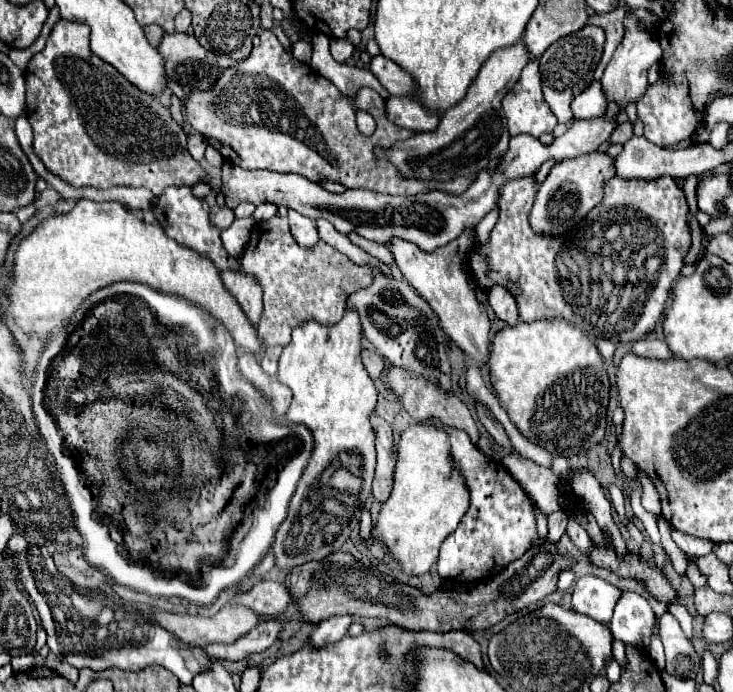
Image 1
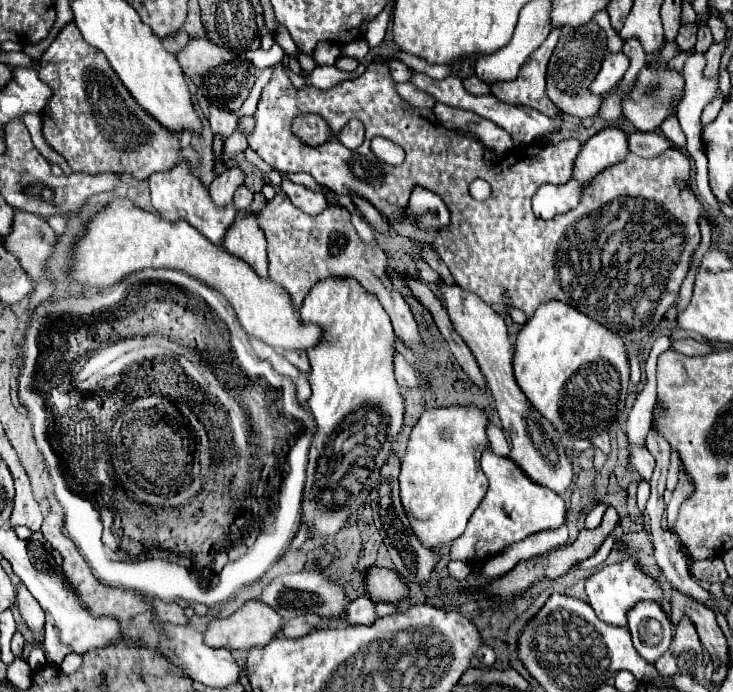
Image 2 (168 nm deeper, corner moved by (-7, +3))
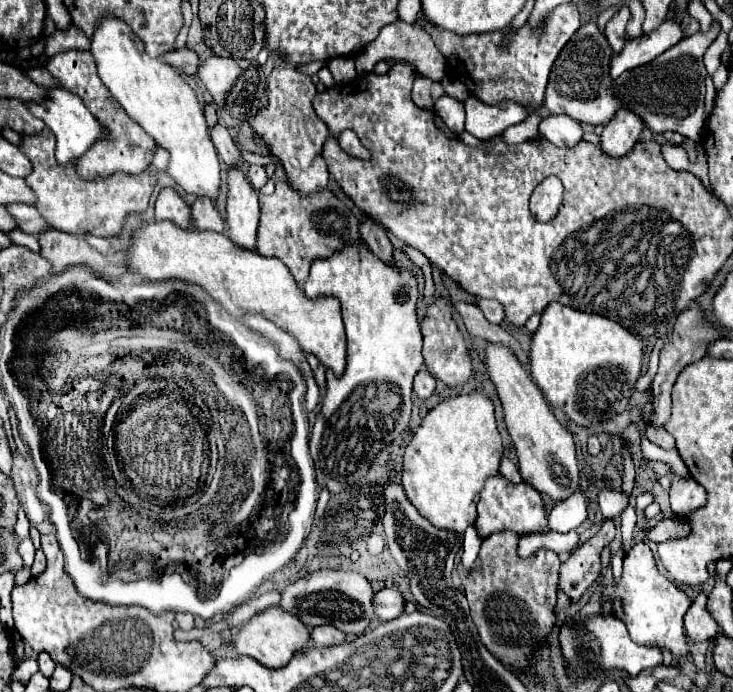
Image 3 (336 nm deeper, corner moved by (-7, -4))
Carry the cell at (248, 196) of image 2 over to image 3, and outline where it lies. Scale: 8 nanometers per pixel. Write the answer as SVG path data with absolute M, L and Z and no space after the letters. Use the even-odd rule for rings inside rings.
M251 165L249 171L247 171L247 179L251 183L251 187L259 193L261 187L267 183L267 175L265 175L265 167L261 165Z

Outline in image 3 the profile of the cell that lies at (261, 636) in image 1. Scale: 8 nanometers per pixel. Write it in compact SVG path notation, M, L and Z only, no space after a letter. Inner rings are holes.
M319 625L311 629L311 641L315 647L329 647L339 645L345 641L345 633L335 629L333 625Z

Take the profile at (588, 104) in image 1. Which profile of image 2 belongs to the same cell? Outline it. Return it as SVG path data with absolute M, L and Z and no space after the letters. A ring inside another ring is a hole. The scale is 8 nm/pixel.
M621 52L617 54L609 54L603 60L603 66L597 74L597 78L591 84L591 92L593 94L607 94L613 86L617 86L617 82L625 76L629 64L627 64L627 56L623 56Z

